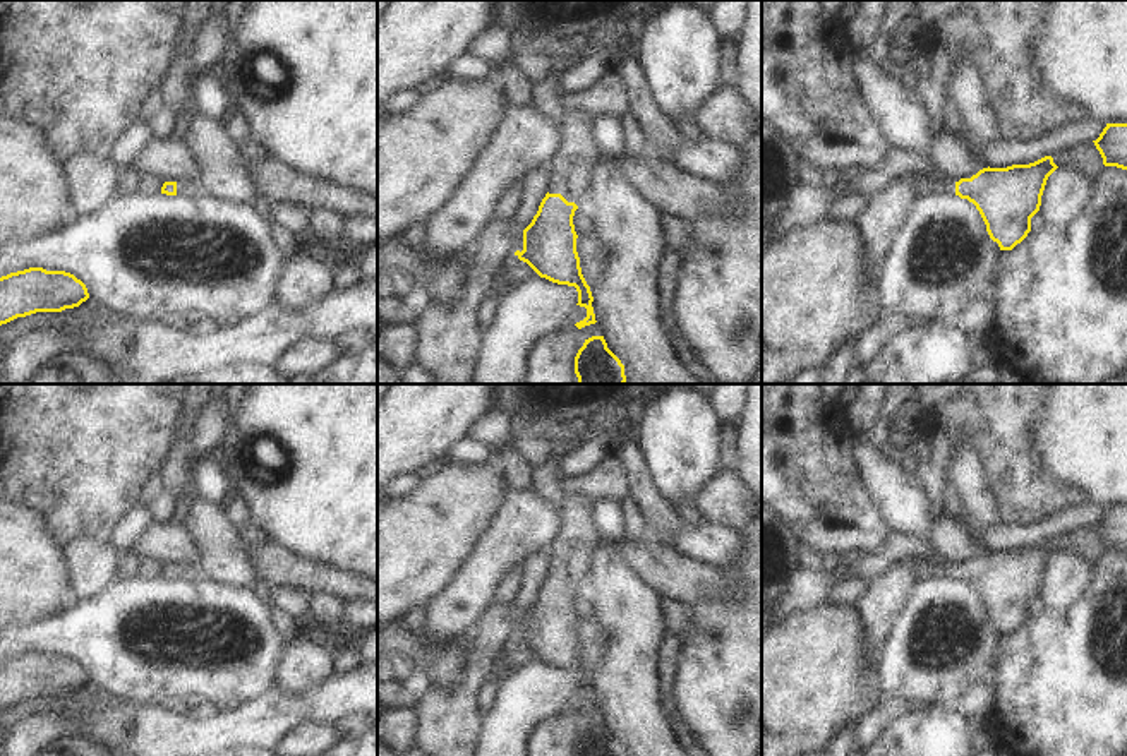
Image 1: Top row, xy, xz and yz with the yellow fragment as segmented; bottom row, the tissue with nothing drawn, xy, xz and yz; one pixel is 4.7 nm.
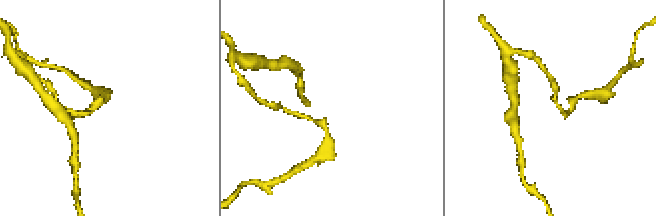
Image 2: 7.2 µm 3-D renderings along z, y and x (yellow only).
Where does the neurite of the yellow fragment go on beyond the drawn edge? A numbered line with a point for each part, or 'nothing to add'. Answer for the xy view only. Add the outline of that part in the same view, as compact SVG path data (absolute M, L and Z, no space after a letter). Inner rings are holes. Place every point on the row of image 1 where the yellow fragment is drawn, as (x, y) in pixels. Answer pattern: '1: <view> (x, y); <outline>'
1: xy (187, 189); M177 182L177 195L192 199L201 194L202 194L202 187L199 185L199 182Z

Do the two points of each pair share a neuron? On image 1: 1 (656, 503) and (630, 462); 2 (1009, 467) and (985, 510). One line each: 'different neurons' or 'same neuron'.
1: same neuron
2: different neurons

